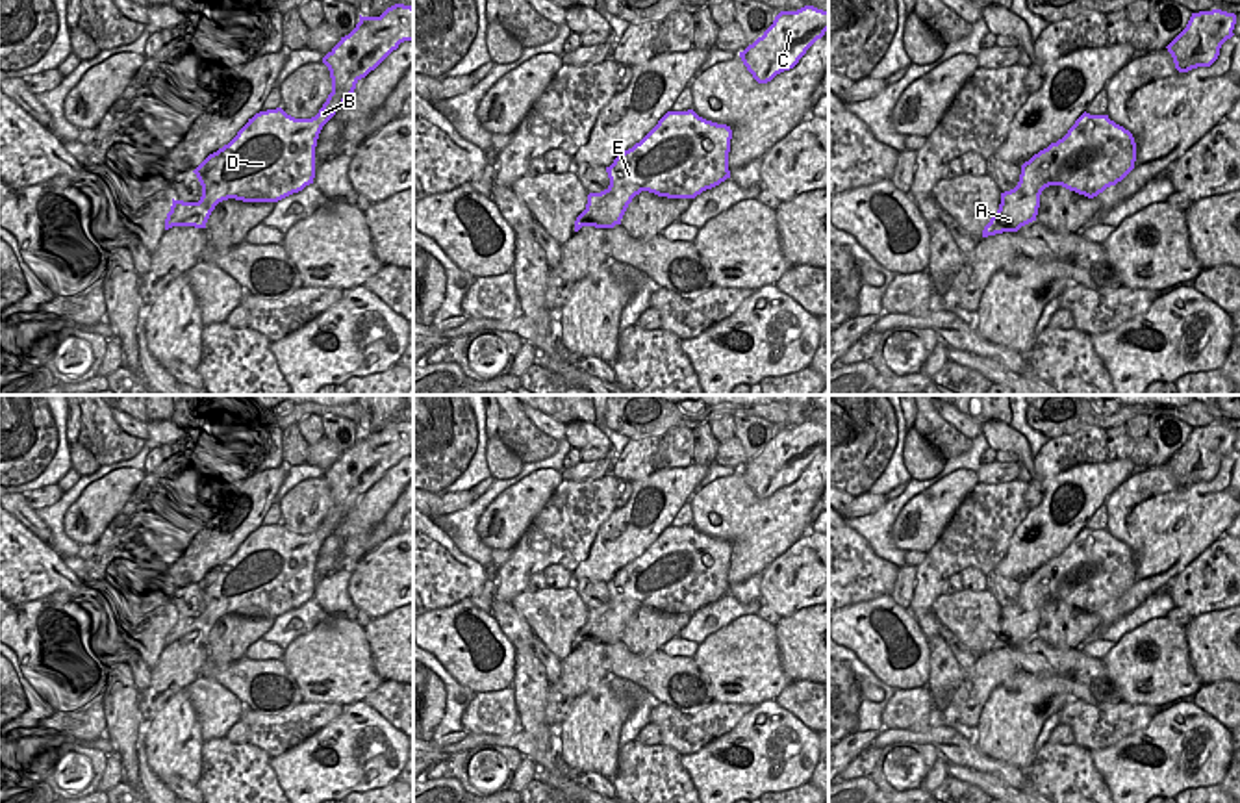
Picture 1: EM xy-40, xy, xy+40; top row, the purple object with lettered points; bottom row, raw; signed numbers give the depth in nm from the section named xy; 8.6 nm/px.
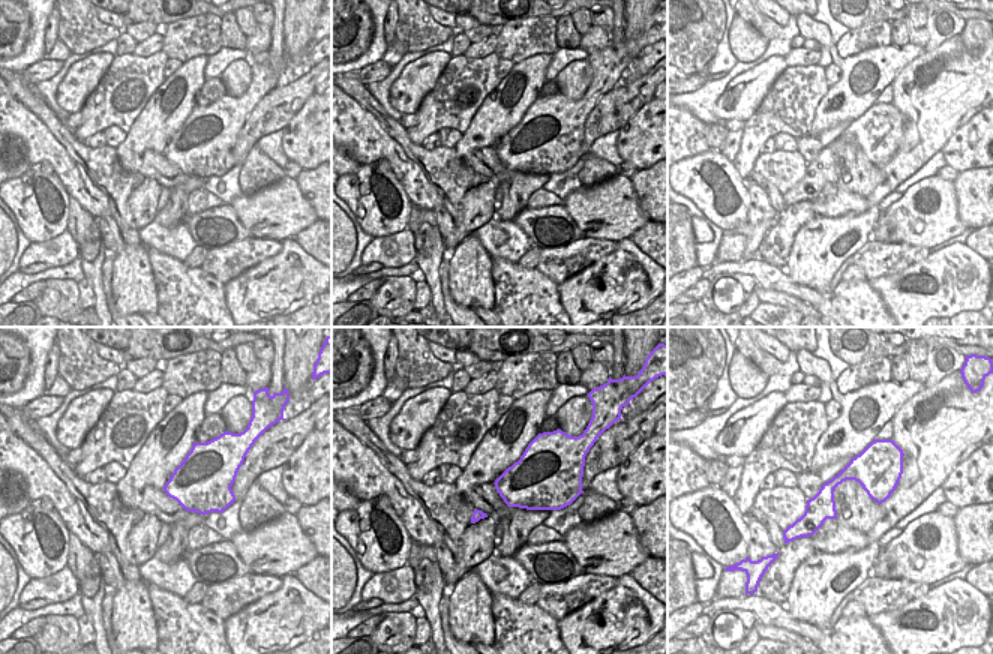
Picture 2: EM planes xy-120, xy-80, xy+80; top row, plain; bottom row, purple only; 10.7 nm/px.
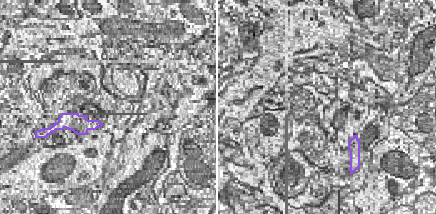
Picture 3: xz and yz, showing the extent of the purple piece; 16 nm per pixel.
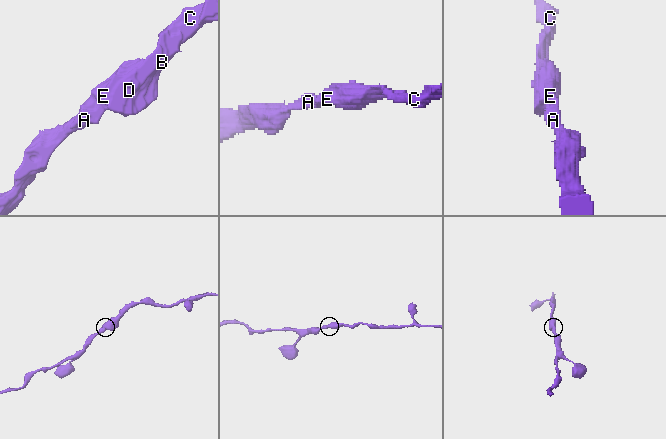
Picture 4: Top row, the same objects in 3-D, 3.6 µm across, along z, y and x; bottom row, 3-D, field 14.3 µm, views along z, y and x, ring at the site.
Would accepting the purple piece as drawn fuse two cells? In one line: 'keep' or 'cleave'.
keep

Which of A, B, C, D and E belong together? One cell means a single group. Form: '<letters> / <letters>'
A B C D E

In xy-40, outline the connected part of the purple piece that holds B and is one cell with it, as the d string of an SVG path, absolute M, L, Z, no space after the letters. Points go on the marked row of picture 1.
M395 4L380 17L361 17L356 28L323 57L330 70L332 93L311 119L295 119L282 108L256 113L237 132L237 135L209 154L193 172L202 185L198 202L174 200L165 219L165 230L172 226L206 228L206 223L222 200L235 198L243 202L278 202L313 184L315 147L323 126L335 115L345 100L354 93L356 83L374 70L400 43L413 41L413 7Z

